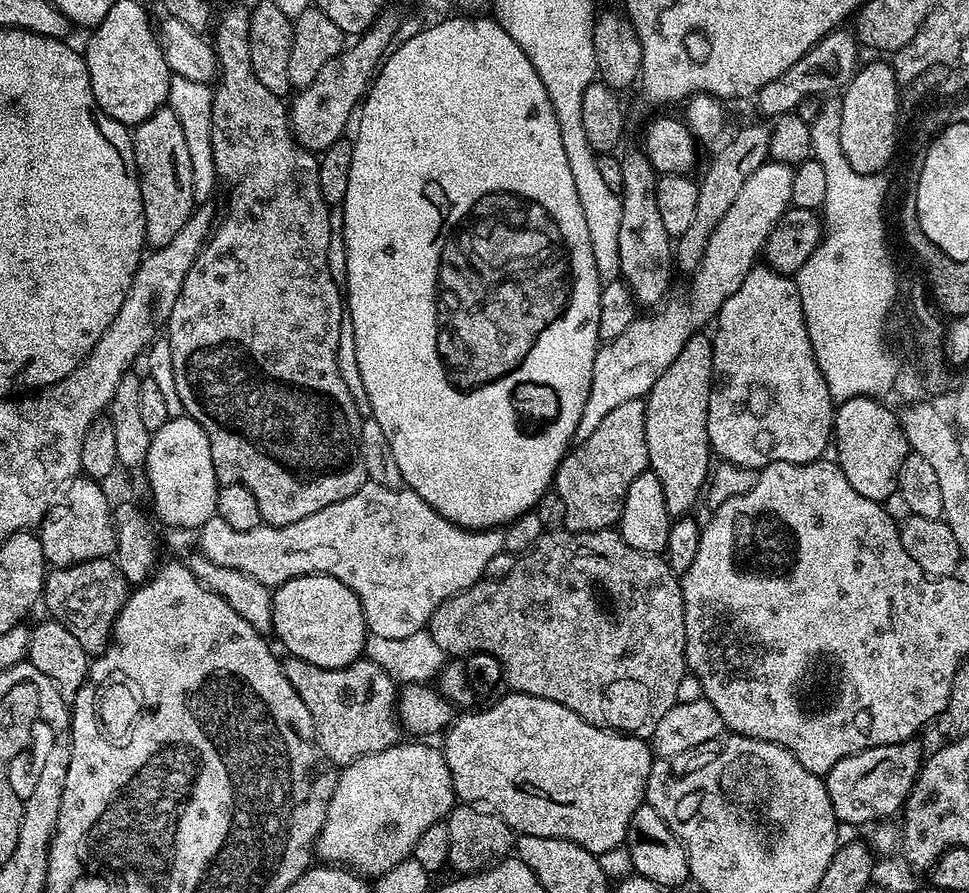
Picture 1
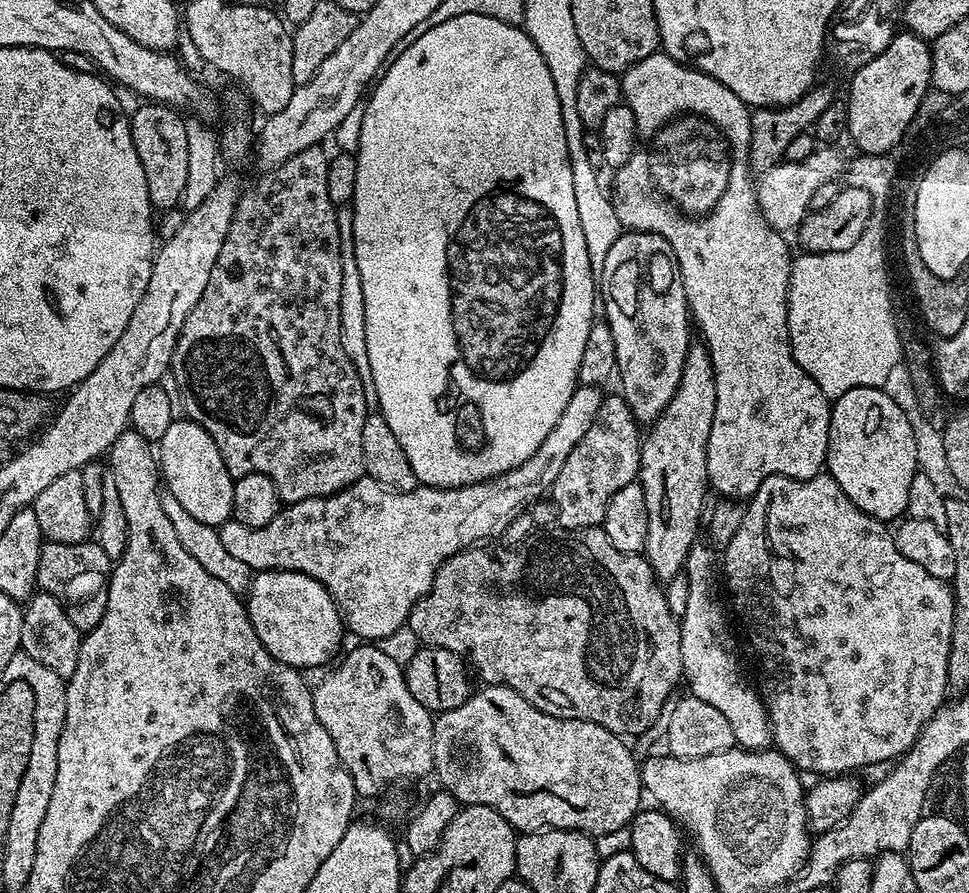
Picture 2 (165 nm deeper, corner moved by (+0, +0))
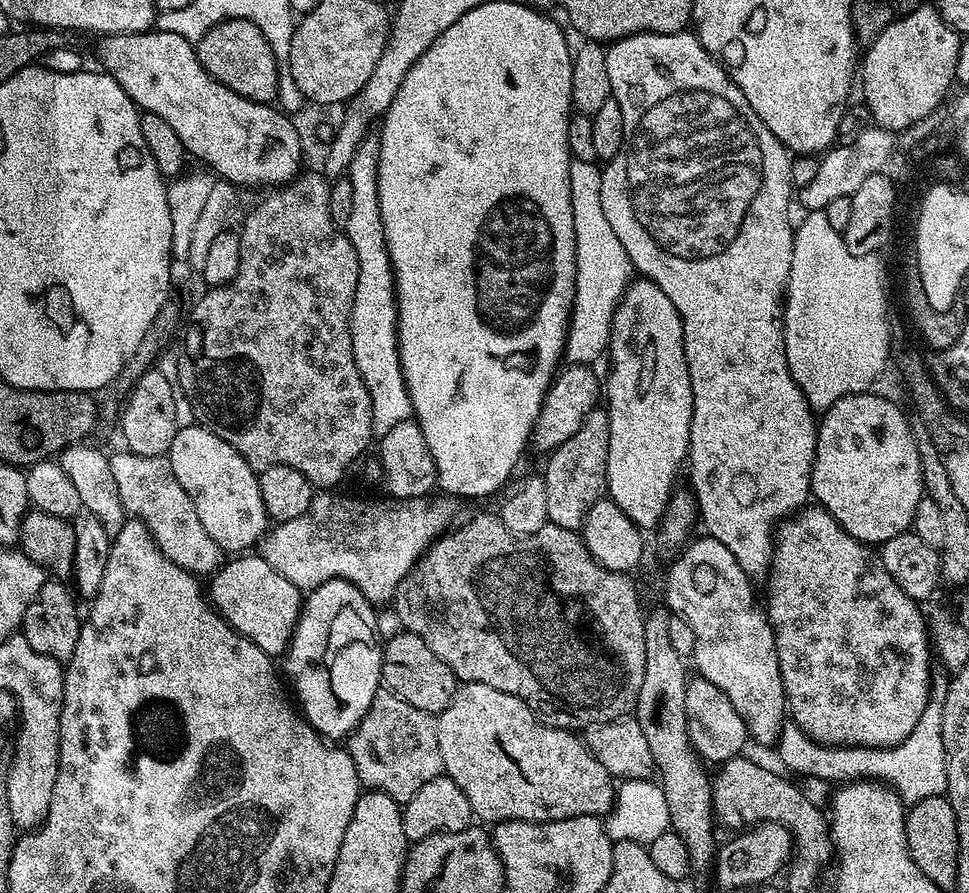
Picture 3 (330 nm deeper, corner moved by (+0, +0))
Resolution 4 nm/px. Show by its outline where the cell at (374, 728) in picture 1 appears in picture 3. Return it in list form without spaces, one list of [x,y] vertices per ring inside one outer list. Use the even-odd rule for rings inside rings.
[[[387,690],[377,692],[362,722],[347,737],[346,751],[352,755],[361,785],[390,794],[401,806],[444,771],[442,750],[438,750],[436,737],[436,716],[418,710],[418,706],[410,706],[410,702]]]

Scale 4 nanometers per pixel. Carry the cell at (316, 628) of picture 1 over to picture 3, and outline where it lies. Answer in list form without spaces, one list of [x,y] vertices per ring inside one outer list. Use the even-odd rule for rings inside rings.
[[[240,554],[223,566],[216,569],[212,580],[212,592],[210,588],[210,603],[213,608],[219,612],[220,617],[224,619],[232,629],[241,632],[245,638],[258,650],[262,650],[267,656],[276,658],[287,649],[288,641],[292,639],[292,631],[296,628],[296,623],[300,617],[302,607],[301,589],[295,588],[274,566],[270,566],[258,554]]]

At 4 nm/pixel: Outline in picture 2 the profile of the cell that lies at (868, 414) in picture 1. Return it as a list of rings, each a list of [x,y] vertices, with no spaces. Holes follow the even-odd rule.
[[[882,388],[846,390],[831,401],[826,472],[842,486],[842,494],[866,514],[896,522],[908,511],[910,482],[918,471],[914,430],[908,414]]]

